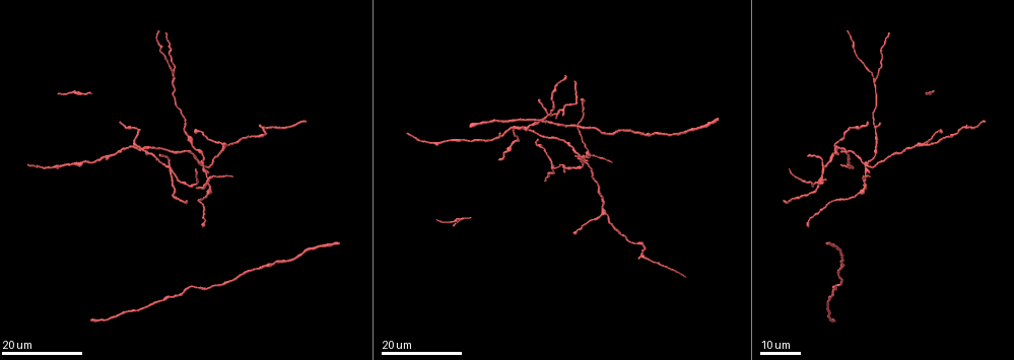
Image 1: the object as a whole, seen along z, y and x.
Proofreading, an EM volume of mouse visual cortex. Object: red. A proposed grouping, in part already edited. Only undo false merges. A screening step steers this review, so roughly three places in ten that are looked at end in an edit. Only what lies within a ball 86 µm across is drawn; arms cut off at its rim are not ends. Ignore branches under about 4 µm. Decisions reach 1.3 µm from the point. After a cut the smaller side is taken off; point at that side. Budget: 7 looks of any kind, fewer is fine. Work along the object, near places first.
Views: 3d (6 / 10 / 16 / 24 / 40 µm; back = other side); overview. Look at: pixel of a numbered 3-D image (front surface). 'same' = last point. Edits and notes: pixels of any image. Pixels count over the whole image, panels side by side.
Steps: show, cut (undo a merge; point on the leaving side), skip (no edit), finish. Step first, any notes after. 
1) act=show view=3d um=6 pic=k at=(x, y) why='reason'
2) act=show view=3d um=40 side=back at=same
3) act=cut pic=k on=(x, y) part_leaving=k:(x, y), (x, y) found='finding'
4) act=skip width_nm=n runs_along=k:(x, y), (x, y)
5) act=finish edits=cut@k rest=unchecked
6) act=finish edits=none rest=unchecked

act=show view=3d um=16 pic=1 at=(200, 164) why='looks like a crossing'

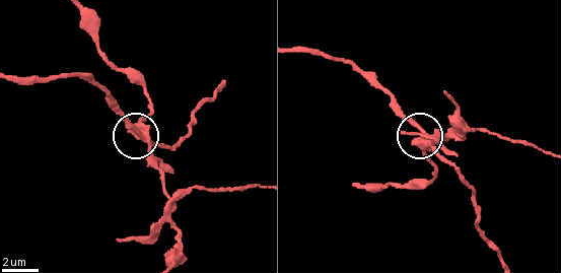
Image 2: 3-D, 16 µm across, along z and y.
act=show view=3d um=10 pic=2 at=(137, 129)

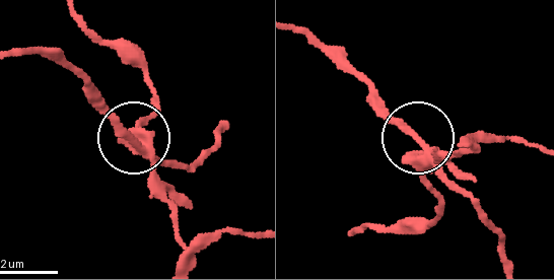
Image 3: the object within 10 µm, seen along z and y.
act=skip side_arm_um=44 runs_along=3:(189, 261), (171, 203), (131, 137), (157, 95) found='continuous, no second cell'

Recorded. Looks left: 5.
act=show view=3d um=16 pic=1 at=(173, 78) why='three arms meet'

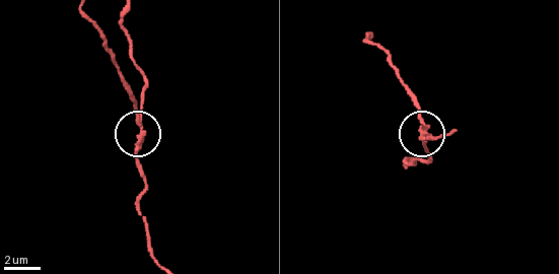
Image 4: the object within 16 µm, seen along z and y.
act=show view=3d um=10 pic=4 at=(140, 139) why='zoom in'

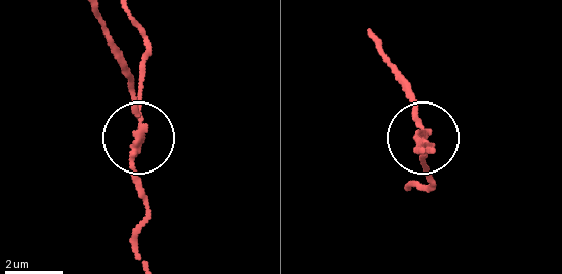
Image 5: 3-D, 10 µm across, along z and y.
act=cut pic=5 on=(424, 159) width_nm=190 found='two cells meet here'

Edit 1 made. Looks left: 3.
act=show view=3d um=16 pic=1 at=(143, 150) why='two arms in line, one across'

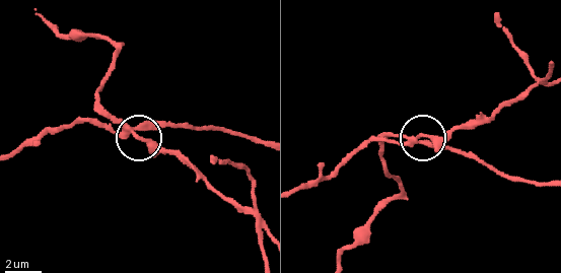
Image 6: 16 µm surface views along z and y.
act=show view=3d um=6 pic=6 at=(419, 134)

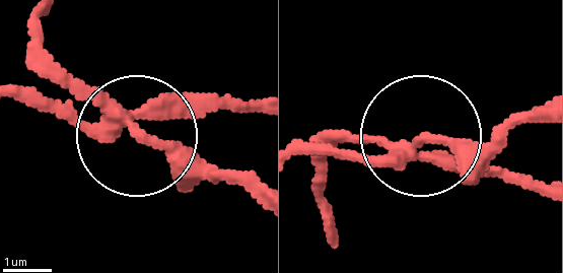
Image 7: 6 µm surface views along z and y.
act=cut pic=7 on=(52, 81) arms=3 part_leaving=7:(126, 113), (255, 185) found='two cells meet here'

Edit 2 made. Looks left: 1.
act=finish edits=cut@5,cut@7 rest=unchecked

